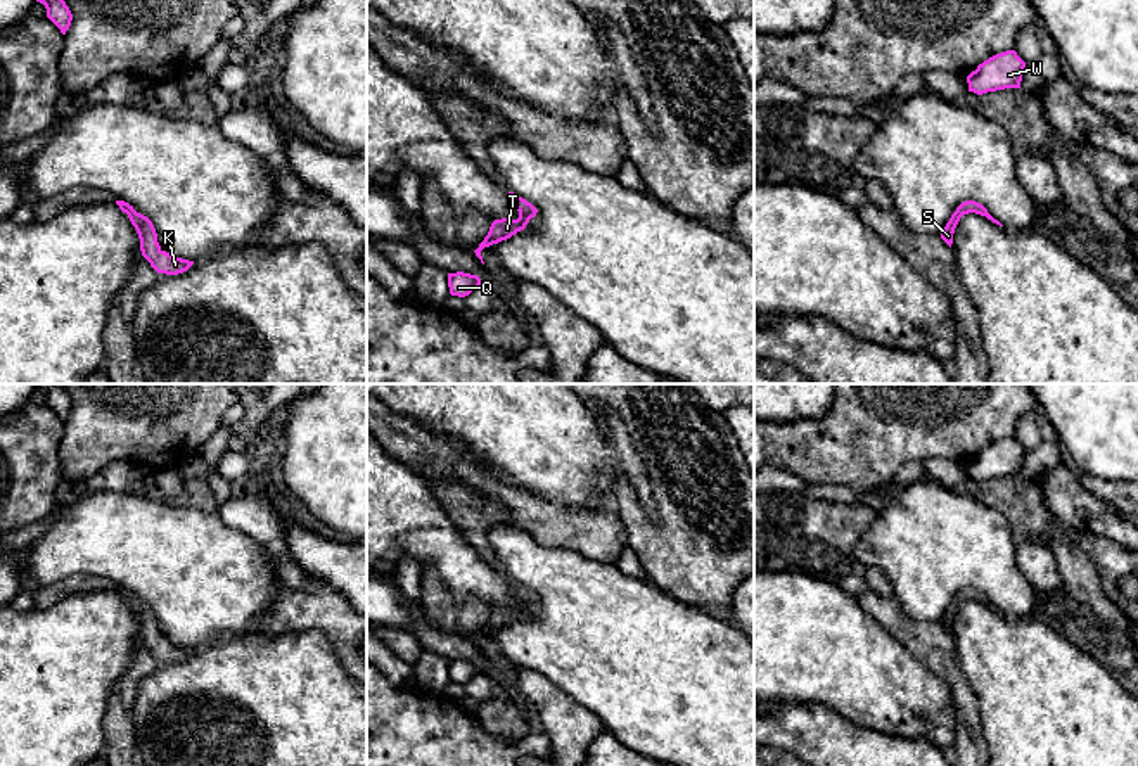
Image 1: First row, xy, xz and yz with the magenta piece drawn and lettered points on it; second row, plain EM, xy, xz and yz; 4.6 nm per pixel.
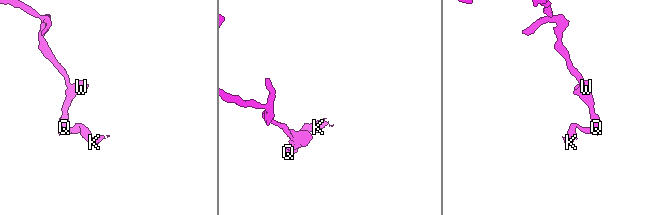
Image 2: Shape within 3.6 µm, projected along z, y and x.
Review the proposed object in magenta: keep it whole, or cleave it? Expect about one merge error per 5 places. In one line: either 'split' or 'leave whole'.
leave whole

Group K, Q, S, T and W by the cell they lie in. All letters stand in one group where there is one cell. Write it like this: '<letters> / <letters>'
K Q S T W

